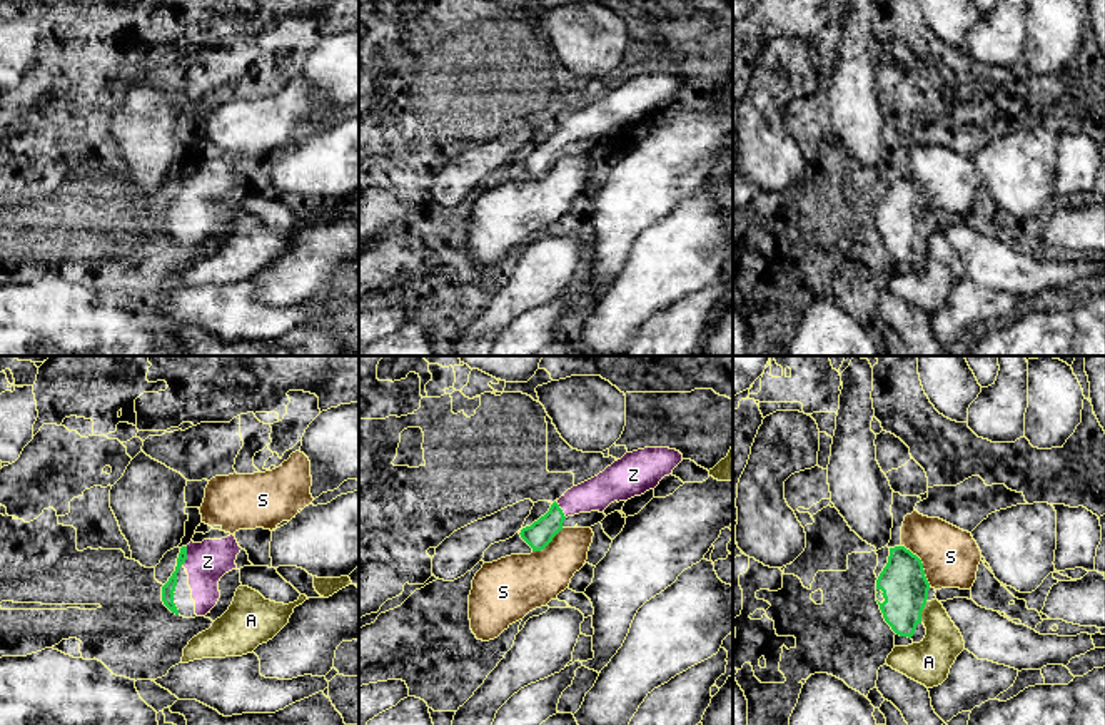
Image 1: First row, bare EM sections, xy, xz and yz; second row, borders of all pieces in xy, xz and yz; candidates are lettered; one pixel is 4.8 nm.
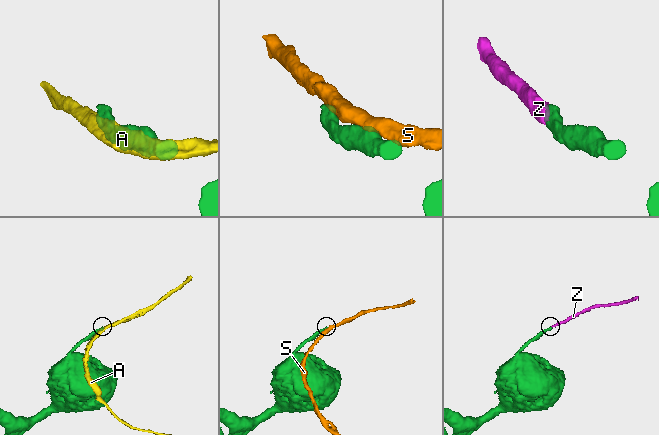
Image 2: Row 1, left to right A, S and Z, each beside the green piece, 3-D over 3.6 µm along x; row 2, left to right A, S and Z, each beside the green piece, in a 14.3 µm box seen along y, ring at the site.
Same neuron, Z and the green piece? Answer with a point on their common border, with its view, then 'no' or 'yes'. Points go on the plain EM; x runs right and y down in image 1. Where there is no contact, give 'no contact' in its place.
xy (186, 181) | yes

